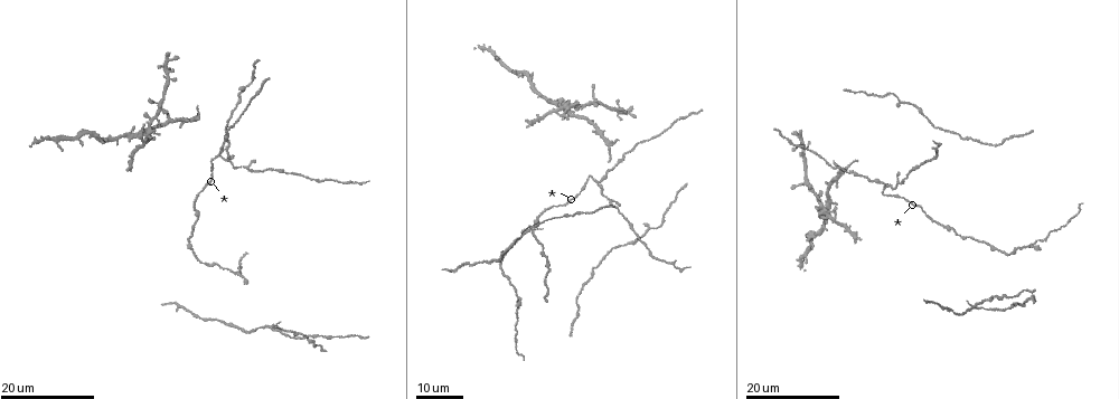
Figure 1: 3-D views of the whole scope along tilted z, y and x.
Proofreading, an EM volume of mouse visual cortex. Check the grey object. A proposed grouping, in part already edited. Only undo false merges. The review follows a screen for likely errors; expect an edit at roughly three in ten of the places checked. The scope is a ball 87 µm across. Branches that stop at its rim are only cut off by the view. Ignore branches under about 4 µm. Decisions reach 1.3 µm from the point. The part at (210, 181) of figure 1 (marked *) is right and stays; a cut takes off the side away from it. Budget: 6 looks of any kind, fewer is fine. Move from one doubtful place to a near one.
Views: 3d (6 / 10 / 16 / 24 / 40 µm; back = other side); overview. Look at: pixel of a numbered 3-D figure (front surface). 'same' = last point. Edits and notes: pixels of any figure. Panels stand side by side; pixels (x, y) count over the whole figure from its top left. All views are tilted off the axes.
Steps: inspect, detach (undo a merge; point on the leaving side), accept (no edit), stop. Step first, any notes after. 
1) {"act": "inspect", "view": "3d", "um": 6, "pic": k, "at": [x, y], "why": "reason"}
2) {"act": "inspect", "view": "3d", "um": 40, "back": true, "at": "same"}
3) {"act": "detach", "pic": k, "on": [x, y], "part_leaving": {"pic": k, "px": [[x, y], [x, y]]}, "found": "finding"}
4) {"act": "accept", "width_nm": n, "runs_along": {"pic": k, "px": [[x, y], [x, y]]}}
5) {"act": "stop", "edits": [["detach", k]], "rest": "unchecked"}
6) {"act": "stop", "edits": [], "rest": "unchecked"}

{"act": "inspect", "view": "3d", "um": 16, "pic": 1, "at": [284, 174], "why": "sudden change in width"}

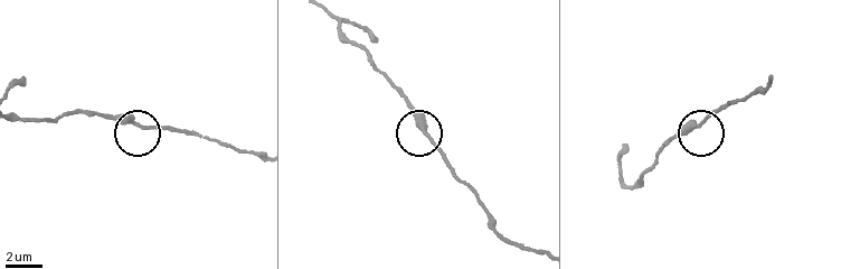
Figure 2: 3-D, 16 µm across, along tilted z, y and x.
{"act": "inspect", "view": "3d", "um": 6, "pic": 2, "at": [697, 126]}

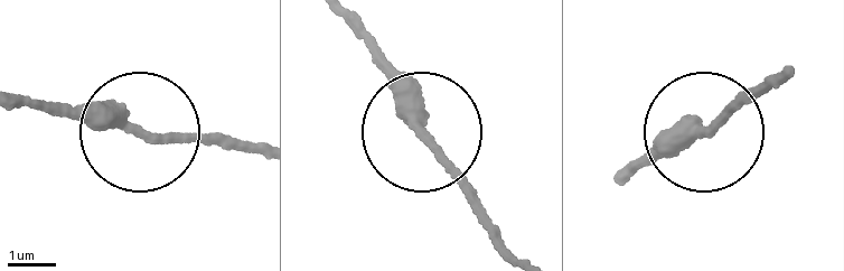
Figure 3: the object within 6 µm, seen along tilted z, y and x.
{"act": "inspect", "view": "3d", "um": 6, "back": true, "pic": 3, "at": [418, 131]}

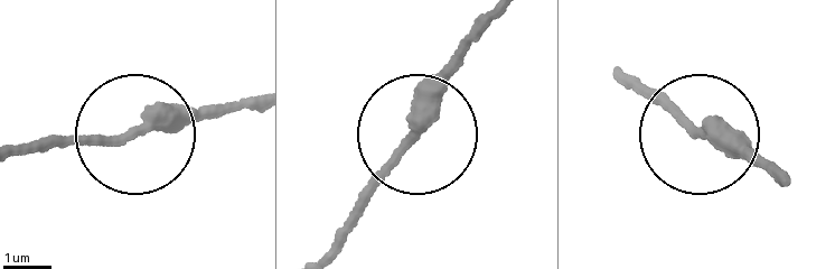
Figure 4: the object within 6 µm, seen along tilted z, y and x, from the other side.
{"act": "accept", "runs_along": {"pic": 4, "px": [[256, 109], [16, 152]]}, "found": "one cell here"}

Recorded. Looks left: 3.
{"act": "inspect", "view": "3d", "um": 16, "pic": 1, "at": [221, 157], "why": "a fork"}

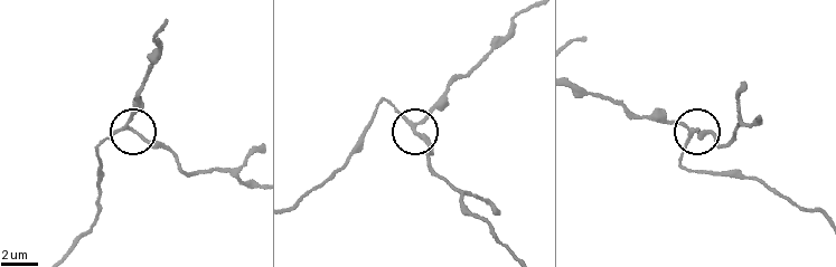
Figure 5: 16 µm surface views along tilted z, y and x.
{"act": "inspect", "view": "3d", "um": 6, "pic": 5, "at": [126, 125]}

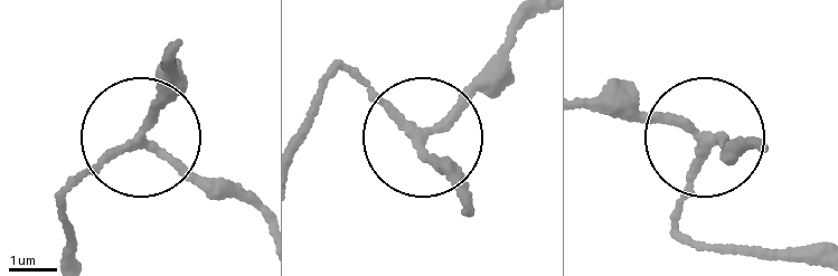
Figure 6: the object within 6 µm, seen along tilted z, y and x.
{"act": "accept", "runs_along": {"pic": 6, "px": [[810, 258], [689, 235], [704, 148], [741, 149]]}, "found": "continuous, no second cell"}

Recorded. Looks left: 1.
{"act": "stop", "edits": [], "rest": "unchecked"}

